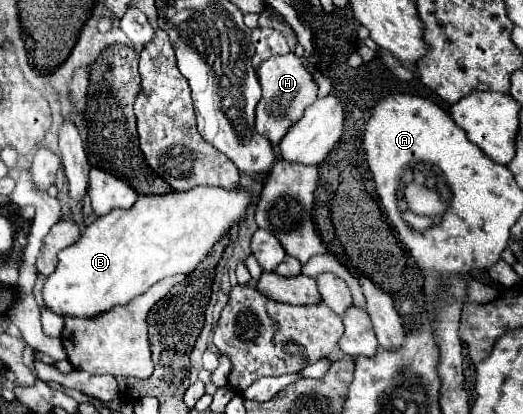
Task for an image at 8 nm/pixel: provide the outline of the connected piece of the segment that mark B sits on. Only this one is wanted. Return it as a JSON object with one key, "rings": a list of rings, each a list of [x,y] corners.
{"rings":[[[194,186],[192,190],[186,190],[186,192],[168,192],[168,194],[162,194],[162,196],[140,196],[138,202],[130,208],[130,210],[112,210],[108,212],[106,216],[100,216],[96,222],[92,222],[84,234],[80,236],[80,240],[76,244],[72,244],[70,248],[62,250],[58,254],[58,268],[54,274],[48,276],[46,284],[44,284],[44,306],[52,308],[56,314],[66,314],[66,316],[82,316],[82,318],[90,318],[90,316],[96,316],[98,312],[106,312],[114,306],[122,306],[126,302],[130,302],[134,296],[140,296],[142,292],[146,292],[146,288],[150,288],[154,282],[166,278],[166,276],[174,276],[174,274],[190,274],[214,248],[214,244],[218,244],[226,234],[228,230],[232,230],[236,224],[244,222],[246,220],[246,212],[248,212],[248,206],[256,202],[254,200],[254,194],[248,190],[248,188],[242,188],[242,186],[236,186],[236,188],[222,188],[222,186]]]}

